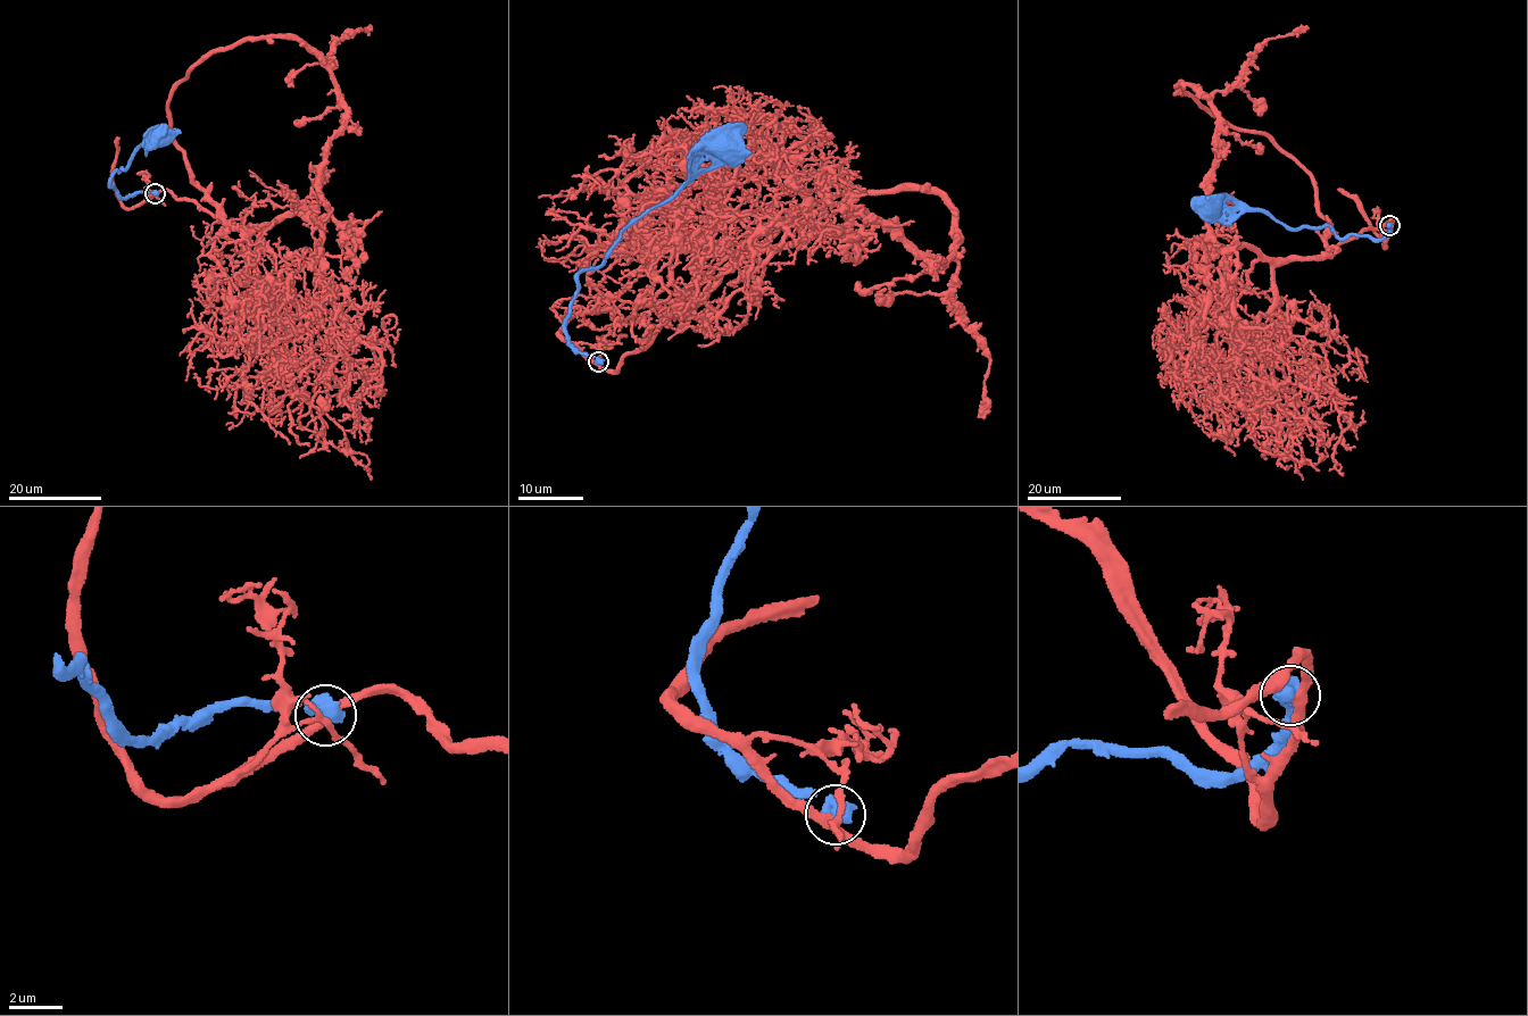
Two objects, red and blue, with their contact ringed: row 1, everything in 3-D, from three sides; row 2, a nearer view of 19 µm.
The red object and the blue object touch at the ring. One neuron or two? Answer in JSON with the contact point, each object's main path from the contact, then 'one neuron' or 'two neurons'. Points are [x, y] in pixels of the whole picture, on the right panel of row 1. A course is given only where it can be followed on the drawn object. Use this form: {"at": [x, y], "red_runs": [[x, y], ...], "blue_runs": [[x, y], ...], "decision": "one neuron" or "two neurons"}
{"at": [1389, 225], "red_runs": [[1391, 225], [1288, 260], [1234, 243], [1210, 203], [1210, 98], [1270, 39], [1309, 28]], "blue_runs": [[1389, 225], [1383, 238], [1356, 235], [1339, 238], [1328, 226], [1292, 228], [1261, 210], [1212, 207]], "decision": "two neurons"}

